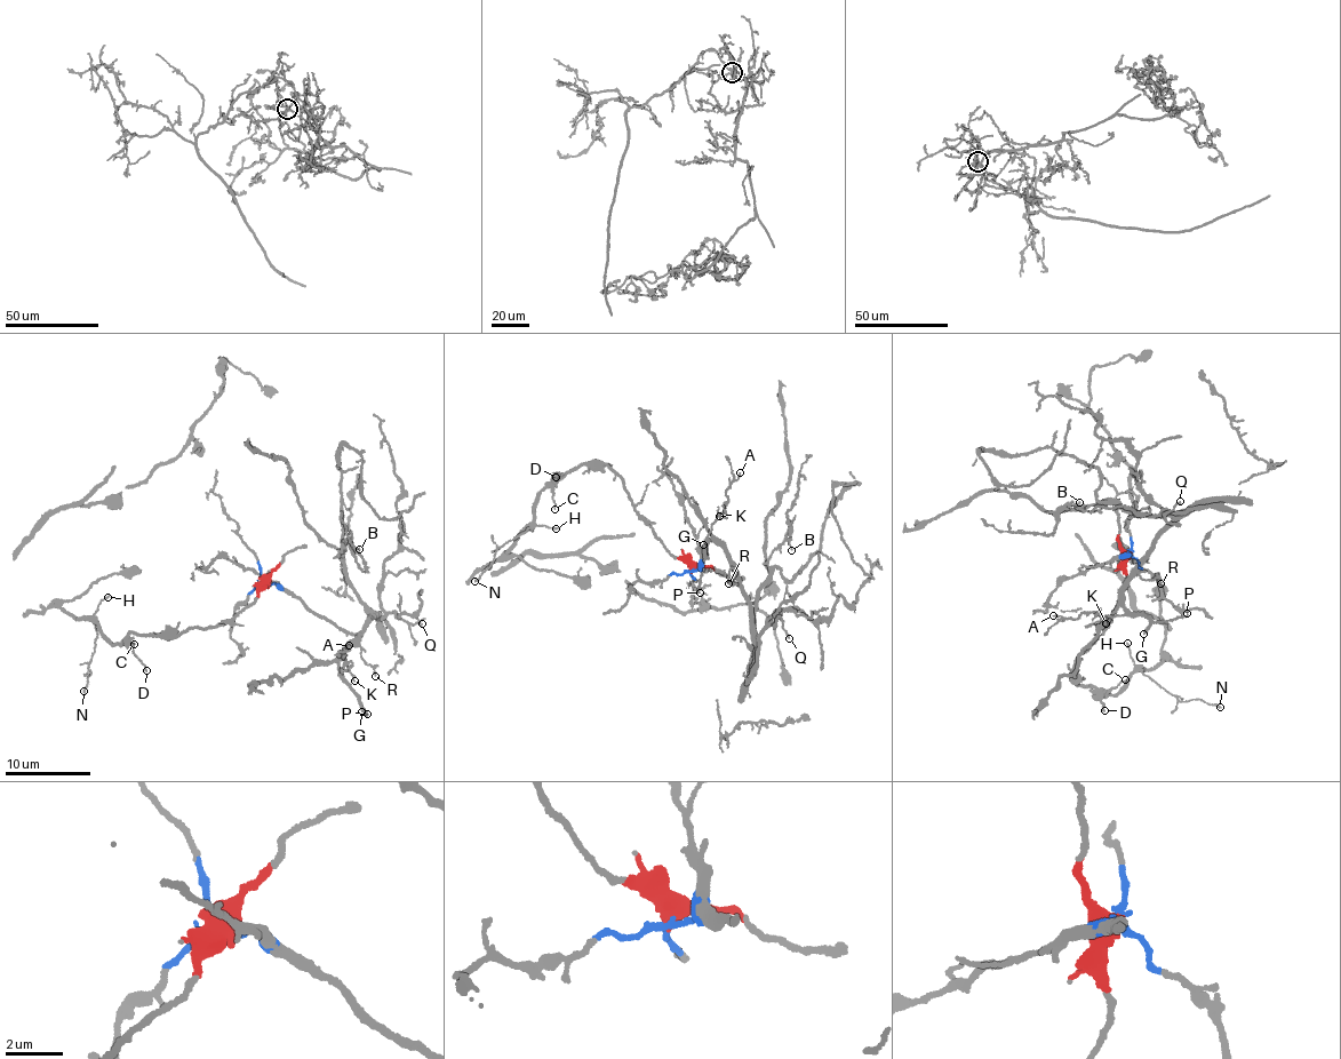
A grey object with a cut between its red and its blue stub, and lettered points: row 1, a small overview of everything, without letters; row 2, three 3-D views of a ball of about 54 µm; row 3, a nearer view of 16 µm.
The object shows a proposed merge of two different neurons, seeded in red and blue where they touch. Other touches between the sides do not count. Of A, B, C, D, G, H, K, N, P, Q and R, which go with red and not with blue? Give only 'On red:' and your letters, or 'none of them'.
On red: C, D, H, N

